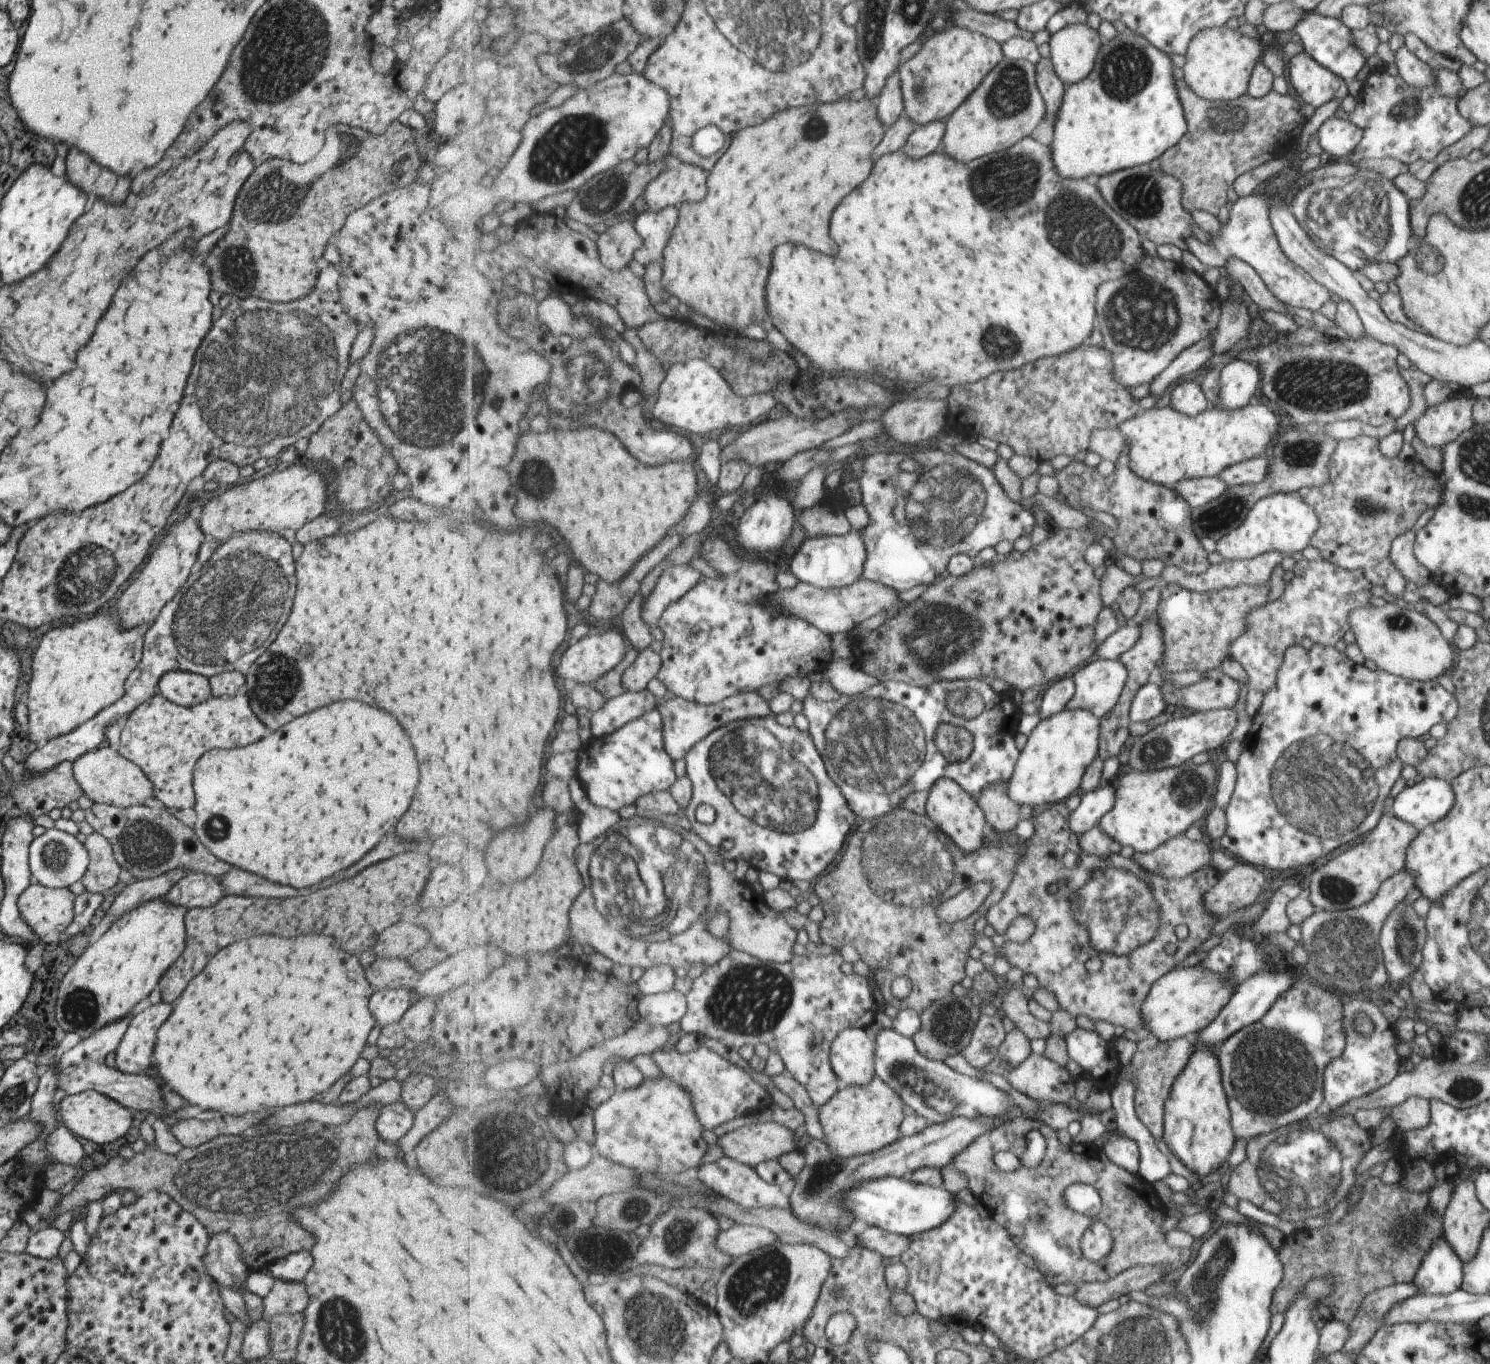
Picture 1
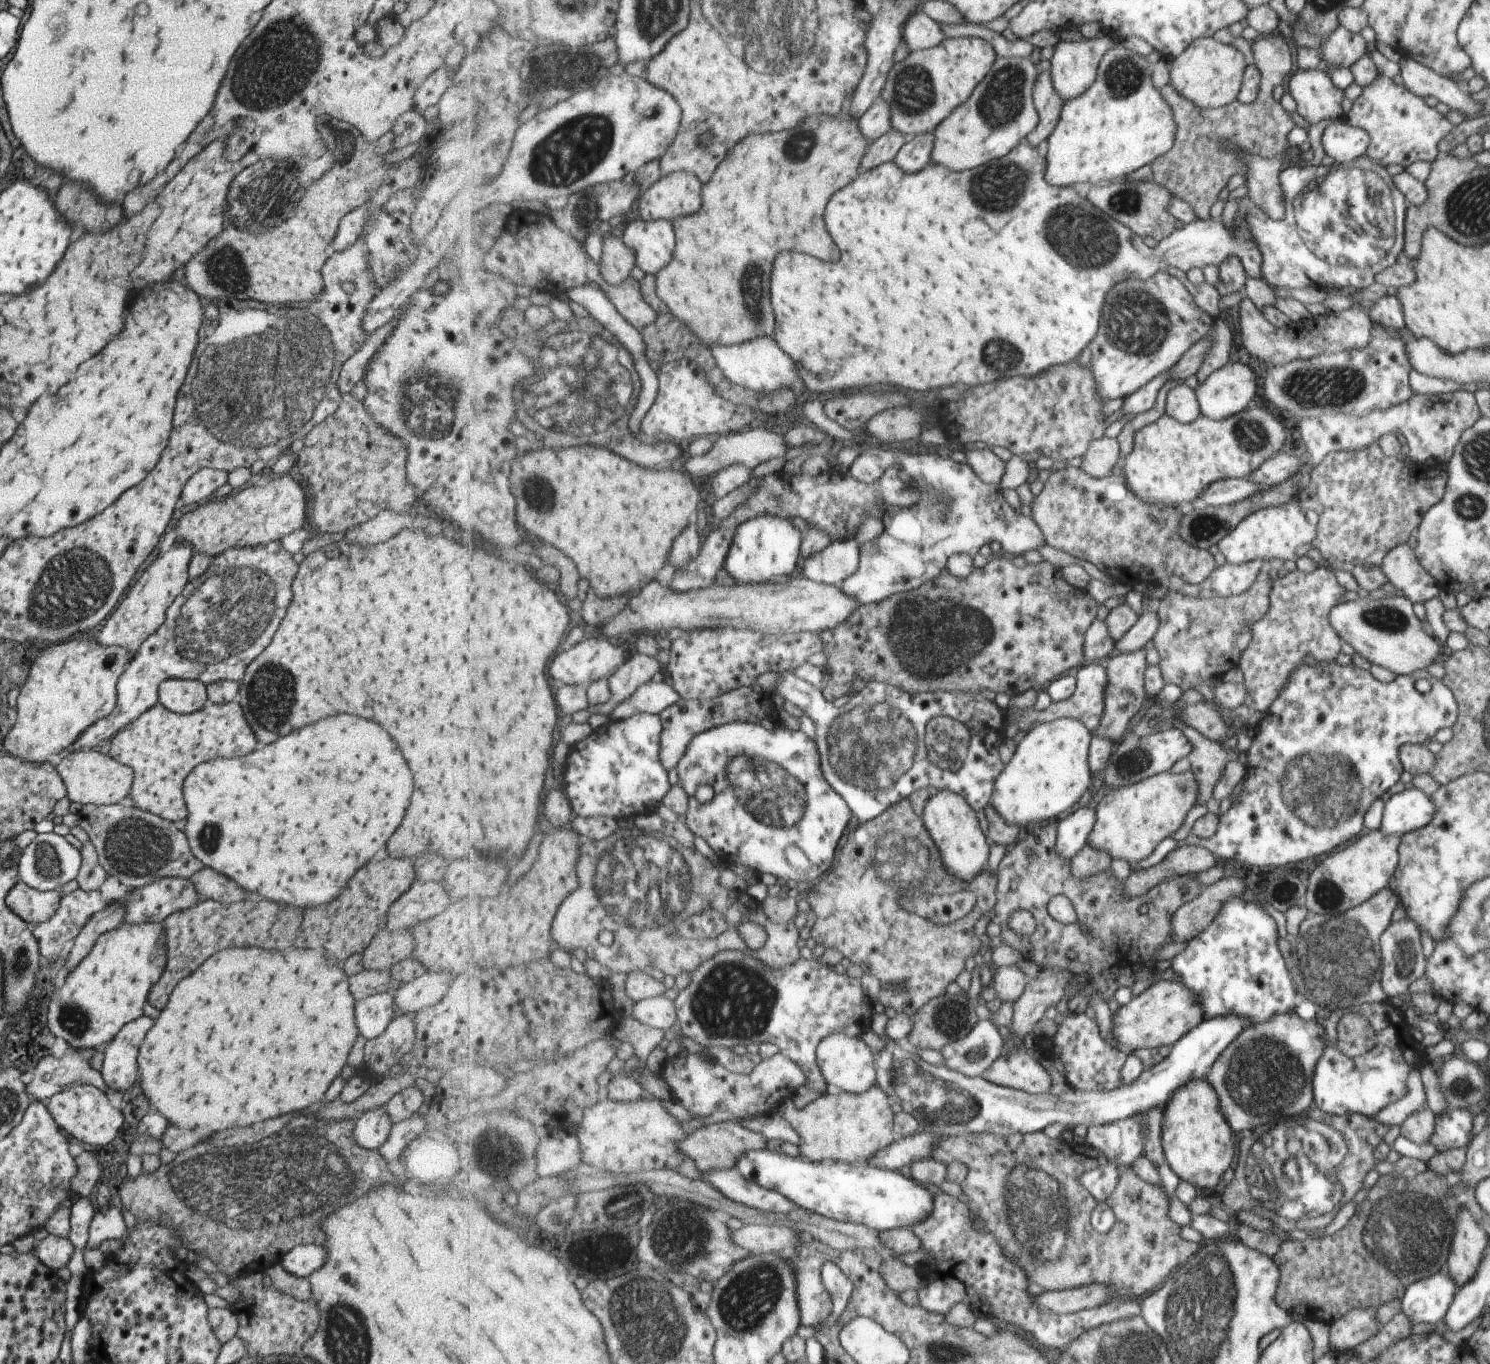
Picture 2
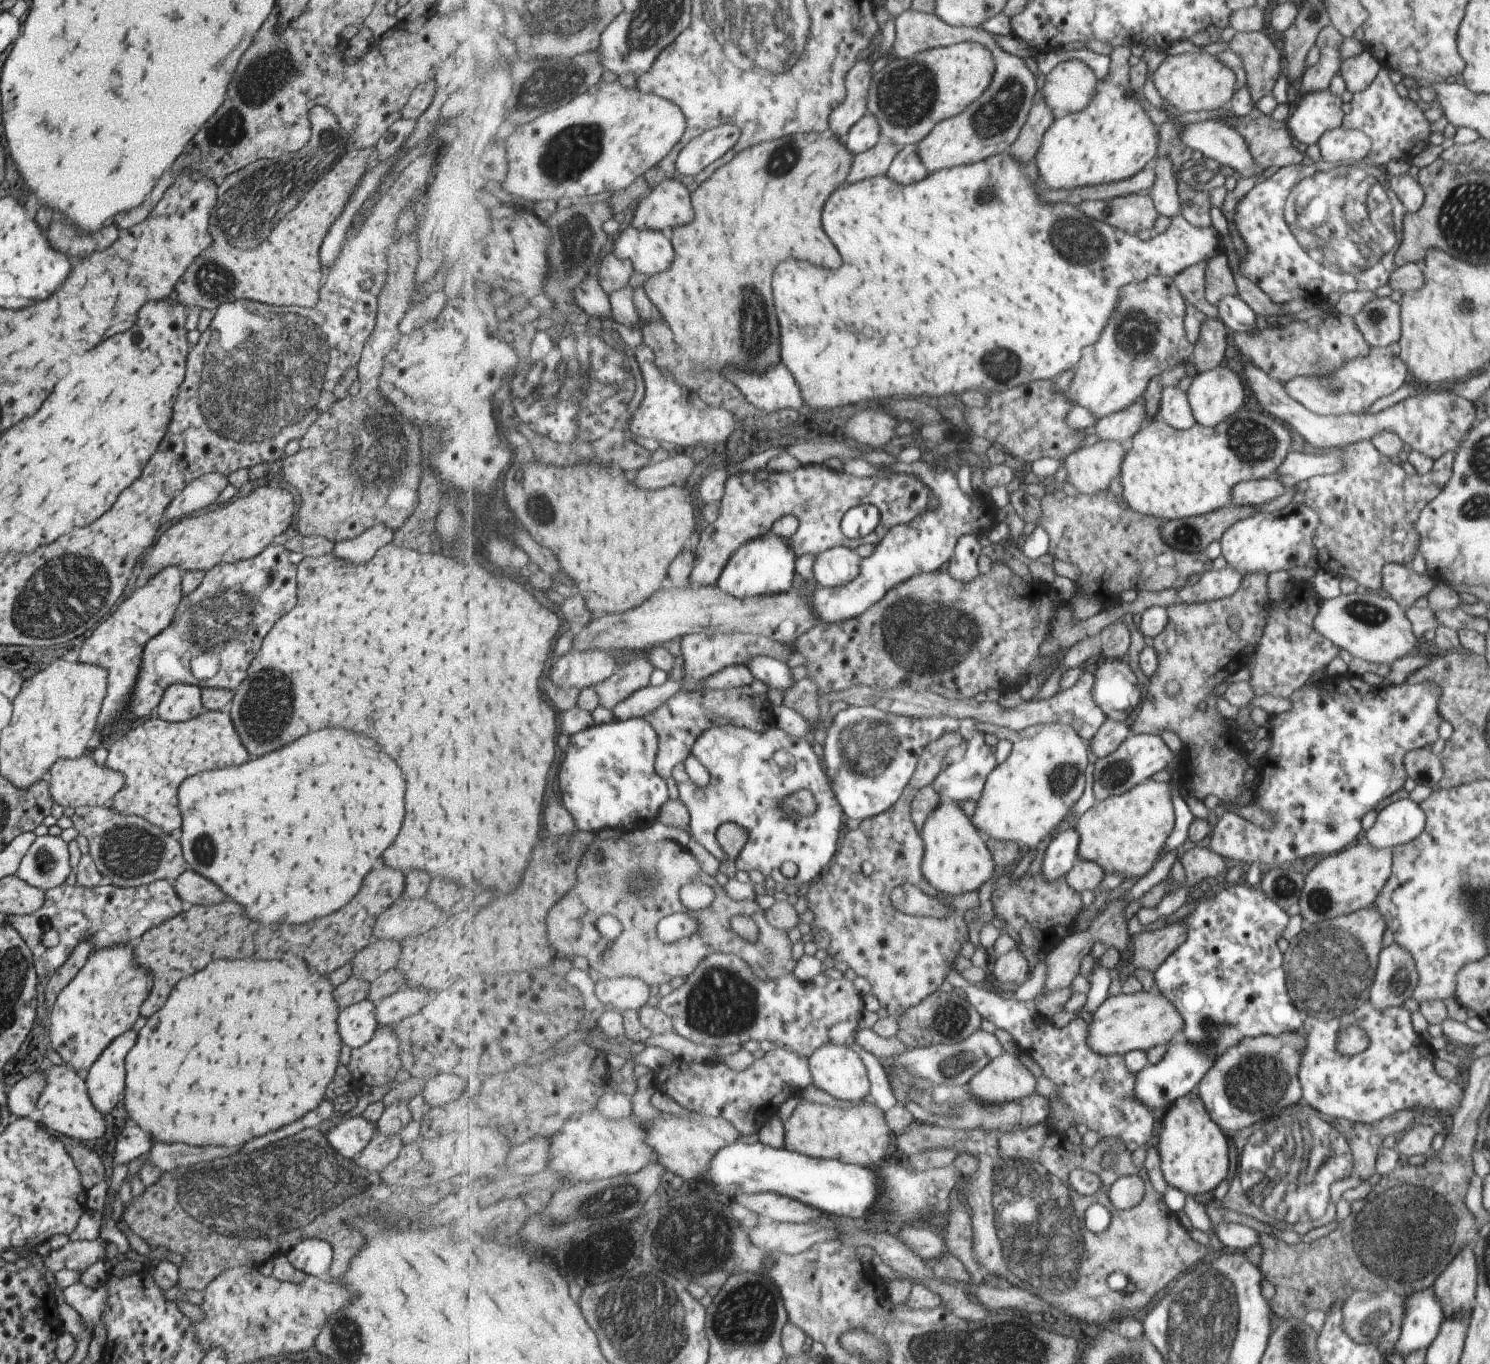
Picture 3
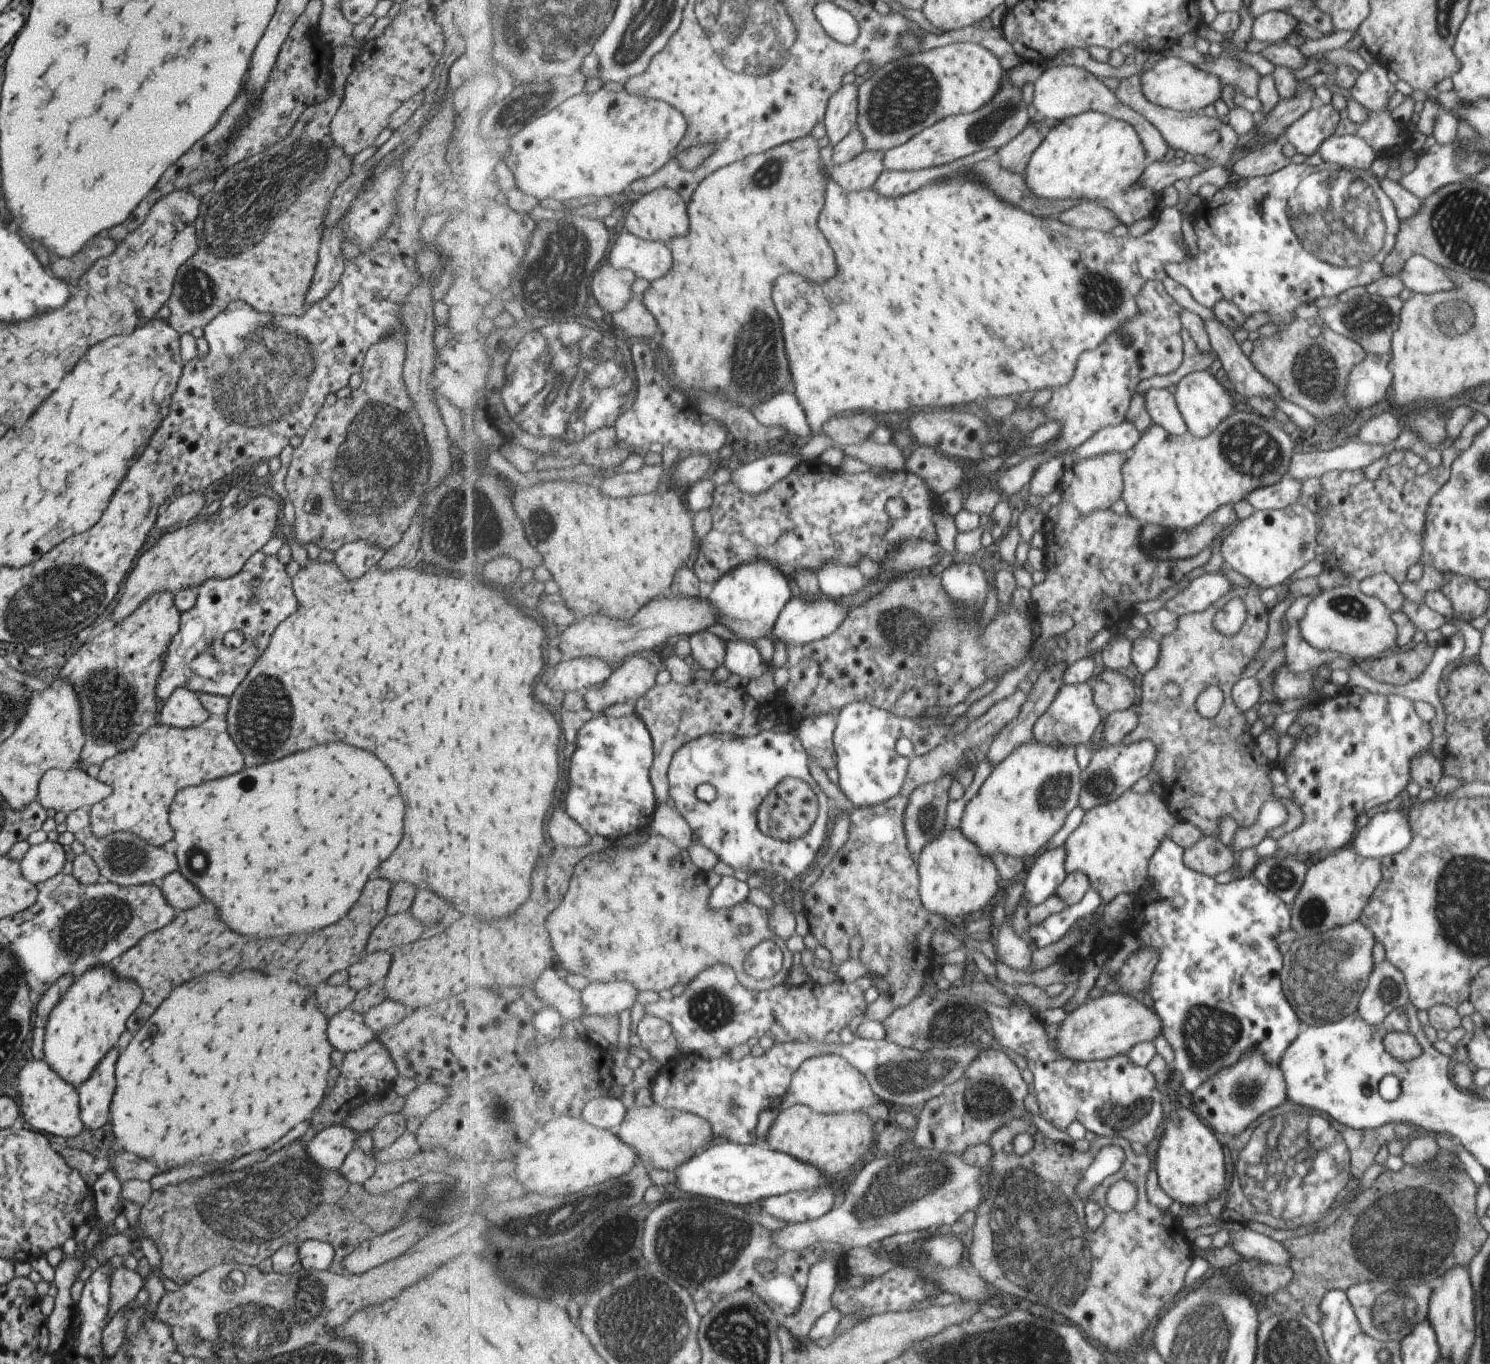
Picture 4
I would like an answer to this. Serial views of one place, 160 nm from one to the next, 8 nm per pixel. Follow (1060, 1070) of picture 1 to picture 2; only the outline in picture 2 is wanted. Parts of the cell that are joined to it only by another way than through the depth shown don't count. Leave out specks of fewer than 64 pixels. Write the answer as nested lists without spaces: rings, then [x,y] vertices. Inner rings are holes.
[[[1021,1050],[999,1057],[985,1073],[991,1082],[1028,1093],[1049,1093],[1053,1078],[1049,1069],[1036,1059],[1036,1054]]]

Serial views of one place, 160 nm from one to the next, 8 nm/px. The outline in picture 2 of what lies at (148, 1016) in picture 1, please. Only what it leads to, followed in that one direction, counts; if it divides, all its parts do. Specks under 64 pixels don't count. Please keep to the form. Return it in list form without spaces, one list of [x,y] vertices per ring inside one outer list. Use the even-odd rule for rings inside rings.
[[[141,1014],[121,1026],[118,1033],[103,1046],[103,1062],[99,1074],[107,1088],[127,1091],[137,1082],[137,1050],[153,1023],[153,1019]]]

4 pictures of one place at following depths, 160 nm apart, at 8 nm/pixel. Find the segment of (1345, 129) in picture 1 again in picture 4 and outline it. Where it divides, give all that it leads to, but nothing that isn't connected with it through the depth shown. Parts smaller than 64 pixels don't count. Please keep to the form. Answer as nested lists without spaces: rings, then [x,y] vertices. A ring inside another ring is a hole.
[[[1353,134],[1328,136],[1317,152],[1323,160],[1323,166],[1337,164],[1341,169],[1352,172],[1369,170],[1369,164],[1377,157],[1368,143]]]

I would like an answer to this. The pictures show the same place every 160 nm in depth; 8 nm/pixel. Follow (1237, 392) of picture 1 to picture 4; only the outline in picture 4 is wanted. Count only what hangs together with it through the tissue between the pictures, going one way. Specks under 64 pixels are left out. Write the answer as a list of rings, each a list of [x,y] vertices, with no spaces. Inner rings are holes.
[[[1206,370],[1186,374],[1176,384],[1174,398],[1187,426],[1187,432],[1196,437],[1207,436],[1211,433],[1227,417],[1227,414],[1231,412],[1231,408],[1233,408],[1231,396],[1227,394],[1227,390]]]

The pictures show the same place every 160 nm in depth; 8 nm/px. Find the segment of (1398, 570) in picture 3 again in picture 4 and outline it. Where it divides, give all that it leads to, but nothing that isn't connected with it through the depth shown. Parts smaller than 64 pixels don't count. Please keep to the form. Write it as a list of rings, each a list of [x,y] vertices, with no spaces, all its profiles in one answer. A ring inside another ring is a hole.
[[[1386,572],[1374,574],[1354,584],[1362,593],[1377,597],[1389,611],[1399,611],[1405,600],[1398,584]]]

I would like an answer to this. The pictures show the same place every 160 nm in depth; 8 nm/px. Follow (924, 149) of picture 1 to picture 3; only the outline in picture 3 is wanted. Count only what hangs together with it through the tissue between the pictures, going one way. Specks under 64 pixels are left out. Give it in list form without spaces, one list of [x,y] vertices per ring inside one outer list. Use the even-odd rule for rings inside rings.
[[[912,144],[901,149],[892,162],[888,174],[902,185],[924,181],[930,172],[920,157],[919,144]]]

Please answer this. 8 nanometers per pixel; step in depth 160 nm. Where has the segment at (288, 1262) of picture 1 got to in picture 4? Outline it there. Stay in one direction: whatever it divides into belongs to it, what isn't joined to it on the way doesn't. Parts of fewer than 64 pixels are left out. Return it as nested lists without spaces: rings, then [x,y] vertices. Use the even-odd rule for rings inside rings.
[[[307,1239],[297,1245],[297,1258],[302,1264],[303,1271],[318,1273],[327,1271],[334,1264],[334,1252],[329,1243],[315,1239]]]

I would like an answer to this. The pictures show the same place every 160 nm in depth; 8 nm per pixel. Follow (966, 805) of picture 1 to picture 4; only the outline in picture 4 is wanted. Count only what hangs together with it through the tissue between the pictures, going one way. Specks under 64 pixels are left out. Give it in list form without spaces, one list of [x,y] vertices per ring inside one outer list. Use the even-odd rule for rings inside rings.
[[[946,826],[937,838],[922,848],[918,858],[918,871],[920,897],[925,908],[931,914],[947,919],[981,915],[981,910],[995,898],[997,890],[1003,885],[1000,870],[994,860],[986,857],[980,846],[960,826]]]

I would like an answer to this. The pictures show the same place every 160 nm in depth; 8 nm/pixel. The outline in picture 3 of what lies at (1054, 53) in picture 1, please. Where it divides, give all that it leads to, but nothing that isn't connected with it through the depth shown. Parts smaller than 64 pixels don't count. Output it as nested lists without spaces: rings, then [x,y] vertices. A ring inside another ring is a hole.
[[[1081,60],[1060,62],[1045,76],[1044,97],[1055,116],[1064,117],[1091,104],[1097,80],[1091,68]]]

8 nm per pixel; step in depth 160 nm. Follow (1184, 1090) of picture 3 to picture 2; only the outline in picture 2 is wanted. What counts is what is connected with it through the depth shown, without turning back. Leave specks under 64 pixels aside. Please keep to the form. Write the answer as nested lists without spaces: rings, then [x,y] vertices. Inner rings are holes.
[[[874,1014],[871,1030],[887,1042],[876,1056],[877,1084],[890,1096],[891,1101],[900,1103],[903,1110],[916,1115],[923,1129],[941,1136],[993,1133],[1008,1137],[1045,1131],[1053,1124],[1065,1127],[1083,1124],[1090,1129],[1127,1120],[1151,1107],[1163,1108],[1176,1088],[1194,1078],[1206,1076],[1219,1053],[1243,1031],[1245,1022],[1245,1018],[1241,1020],[1235,1014],[1203,1020],[1180,1041],[1172,1044],[1169,1054],[1159,1064],[1143,1071],[1128,1085],[1121,1085],[1112,1091],[1082,1091],[1070,1087],[1059,1095],[1028,1093],[991,1082],[985,1075],[968,1077],[947,1065],[934,1066],[921,1058],[907,1042],[893,1040],[885,1034],[889,1023],[887,1014]]]

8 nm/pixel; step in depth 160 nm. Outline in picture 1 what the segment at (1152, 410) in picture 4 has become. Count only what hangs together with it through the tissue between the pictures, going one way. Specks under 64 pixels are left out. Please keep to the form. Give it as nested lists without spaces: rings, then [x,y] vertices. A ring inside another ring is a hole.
[[[1194,381],[1181,382],[1171,390],[1169,406],[1182,415],[1192,417],[1208,408],[1205,395],[1201,387]]]

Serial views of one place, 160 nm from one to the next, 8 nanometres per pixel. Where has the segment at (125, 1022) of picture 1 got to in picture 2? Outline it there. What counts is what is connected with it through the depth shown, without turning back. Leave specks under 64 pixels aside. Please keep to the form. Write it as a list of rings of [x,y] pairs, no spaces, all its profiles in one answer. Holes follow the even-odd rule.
[[[68,1047],[61,1058],[46,1055],[41,1058],[35,1068],[30,1082],[25,1084],[25,1092],[30,1100],[45,1103],[53,1094],[75,1086],[89,1084],[101,1092],[112,1093],[101,1080],[99,1071],[93,1070],[89,1060],[95,1050],[77,1050]]]

